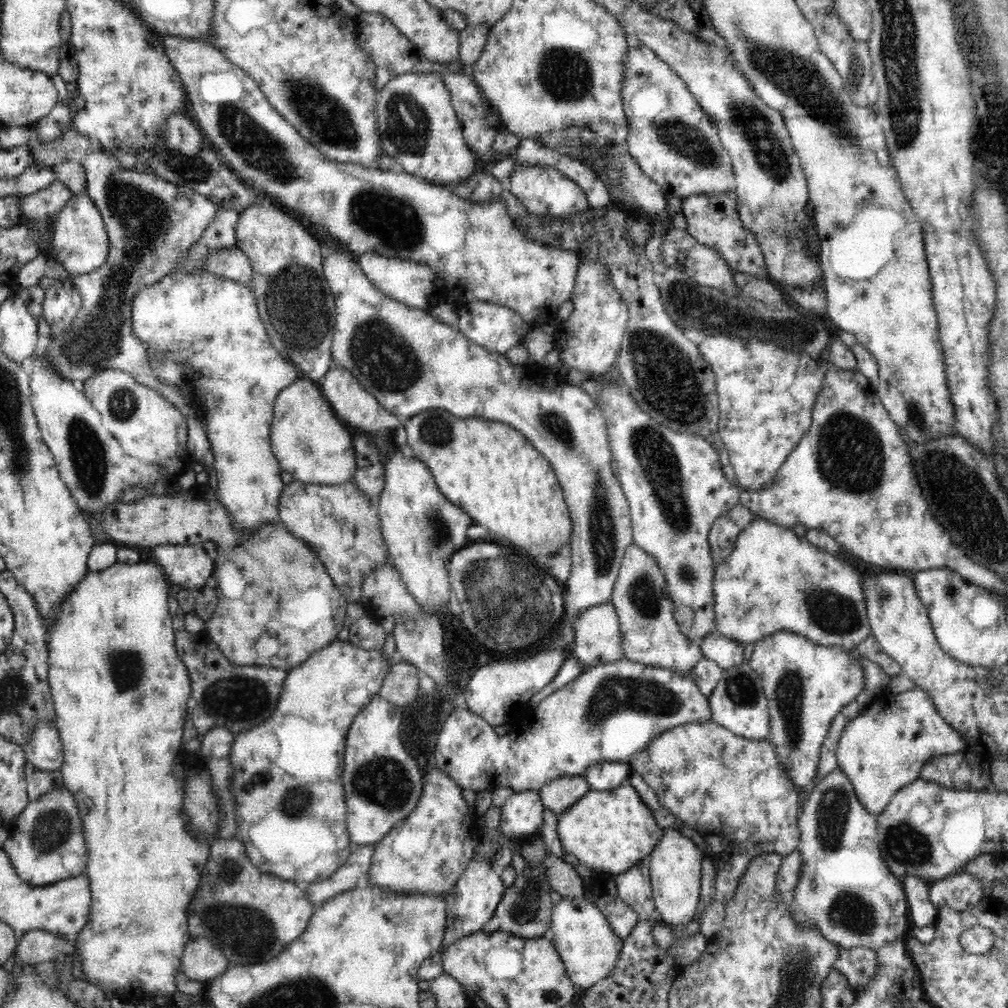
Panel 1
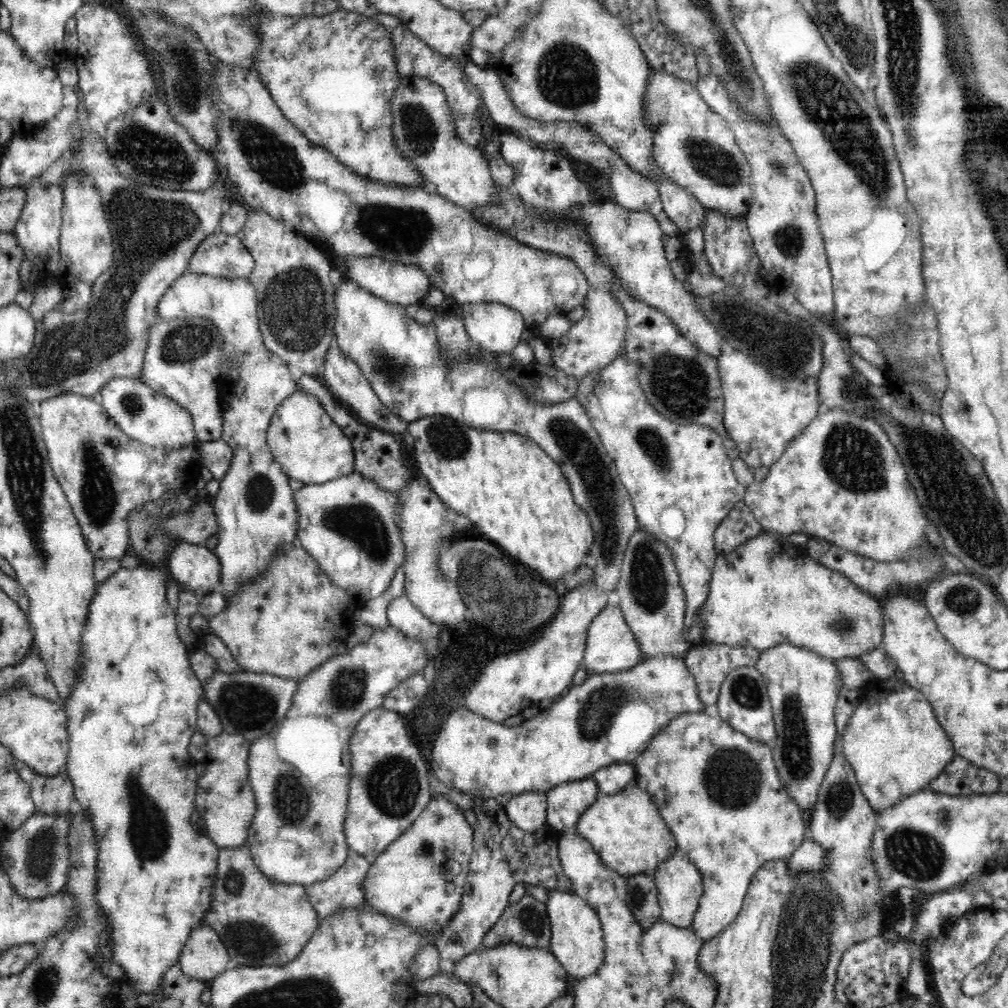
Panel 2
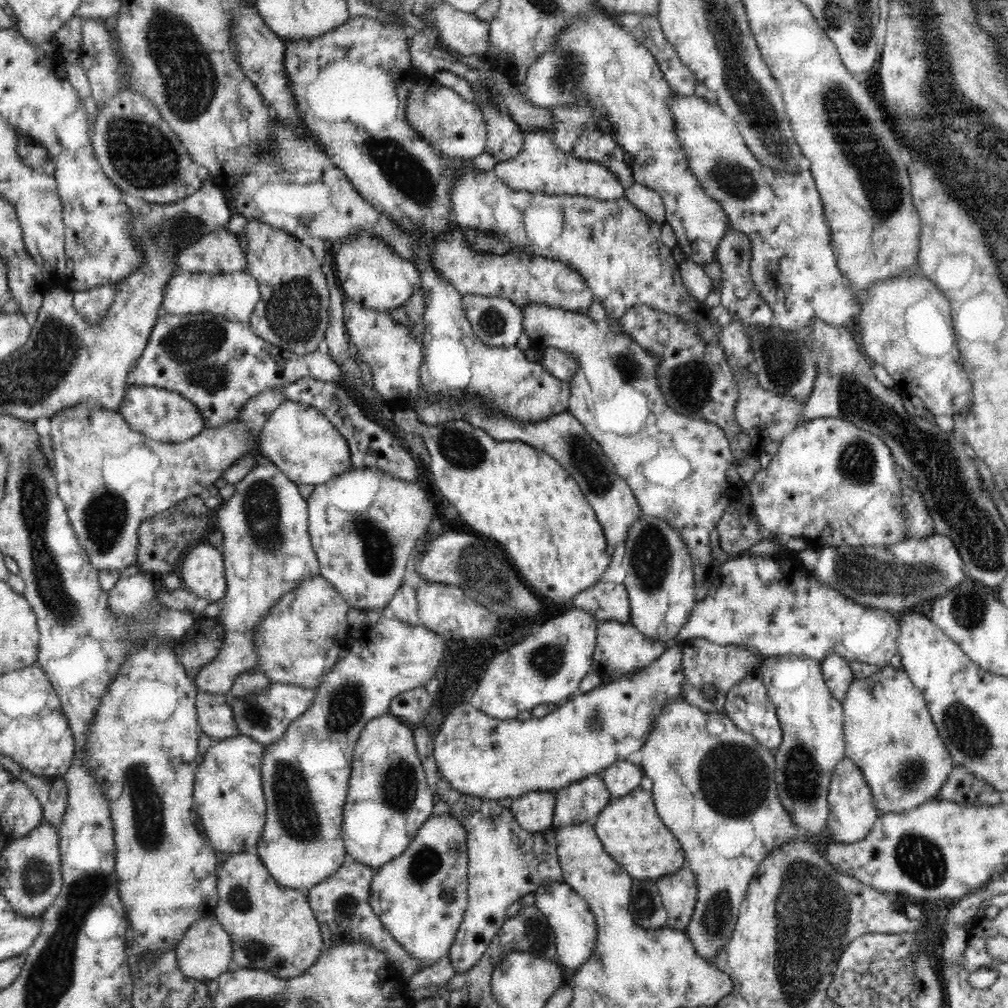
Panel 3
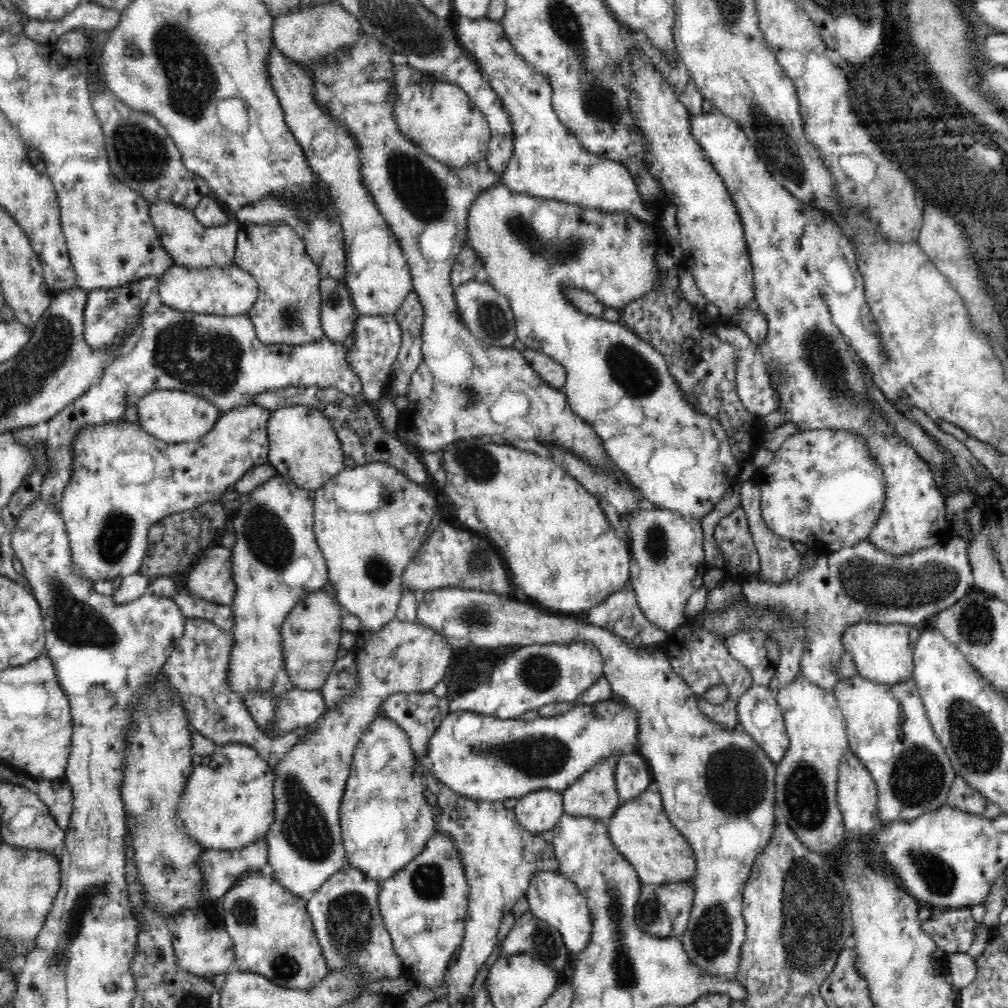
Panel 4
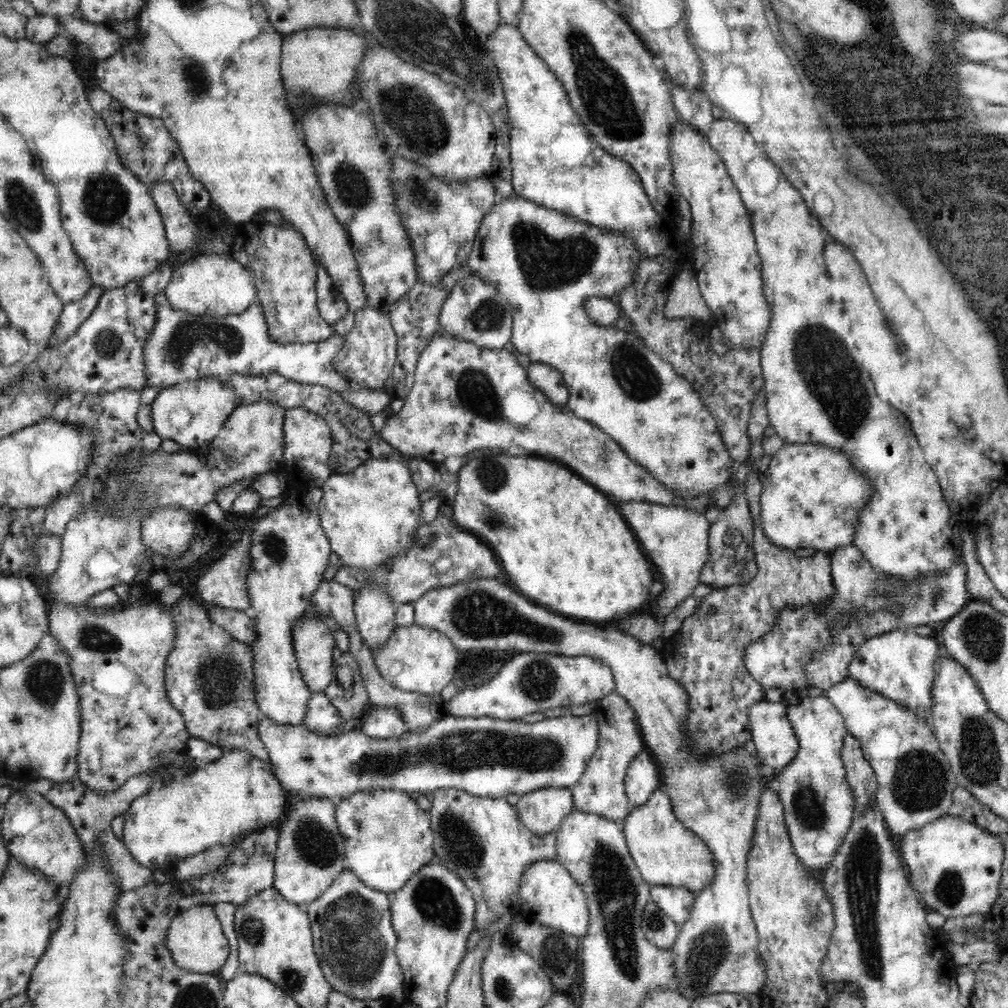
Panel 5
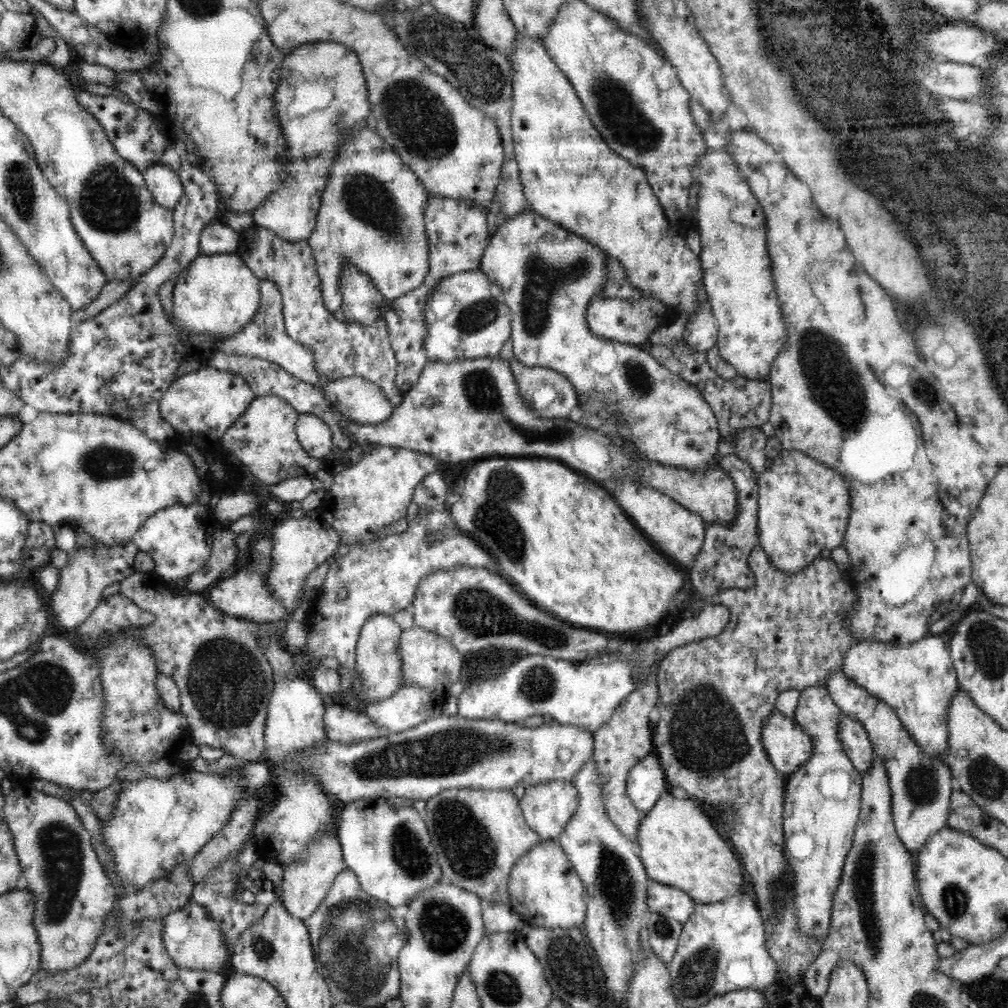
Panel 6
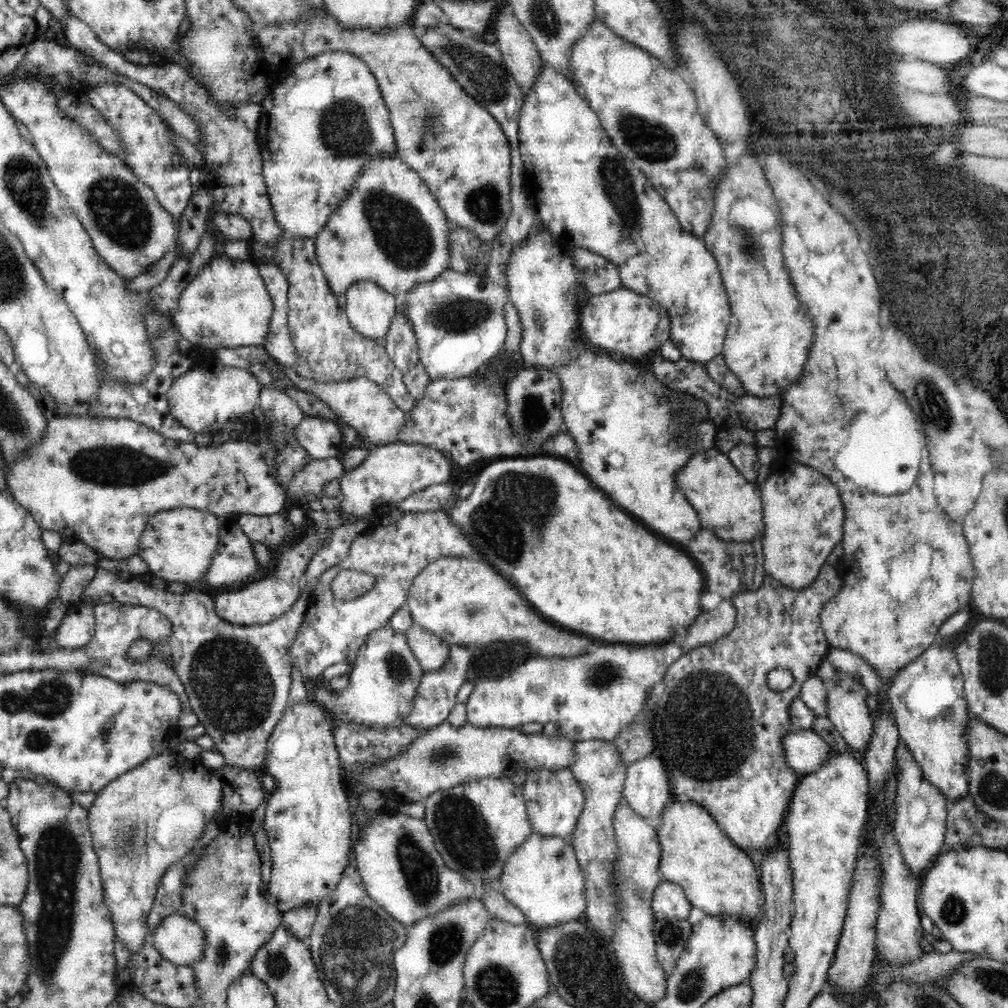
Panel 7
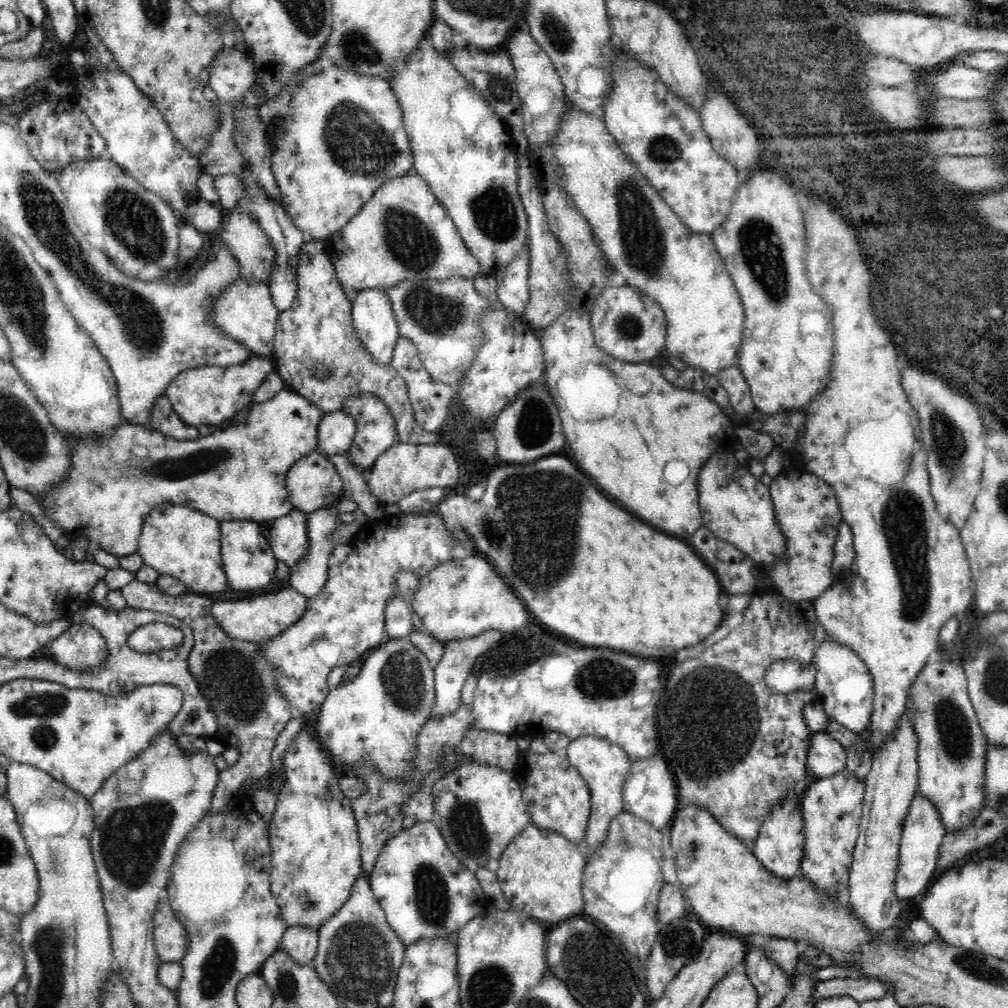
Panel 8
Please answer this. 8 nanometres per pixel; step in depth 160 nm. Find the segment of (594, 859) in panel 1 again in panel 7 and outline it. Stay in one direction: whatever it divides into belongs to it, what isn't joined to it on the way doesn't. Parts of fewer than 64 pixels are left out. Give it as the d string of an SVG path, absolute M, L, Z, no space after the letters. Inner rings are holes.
M674 799L661 816L662 824L655 830L661 846L661 880L679 884L691 907L698 907L710 916L736 916L754 925L762 916L764 893L750 854L736 846L714 817L694 801Z

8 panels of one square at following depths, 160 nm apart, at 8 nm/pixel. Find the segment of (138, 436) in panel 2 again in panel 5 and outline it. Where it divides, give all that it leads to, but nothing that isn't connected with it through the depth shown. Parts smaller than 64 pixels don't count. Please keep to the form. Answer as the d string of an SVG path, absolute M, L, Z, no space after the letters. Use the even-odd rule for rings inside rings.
M217 378L188 380L163 388L151 404L154 432L162 439L171 439L182 448L196 450L208 446L226 424L237 404L233 387Z

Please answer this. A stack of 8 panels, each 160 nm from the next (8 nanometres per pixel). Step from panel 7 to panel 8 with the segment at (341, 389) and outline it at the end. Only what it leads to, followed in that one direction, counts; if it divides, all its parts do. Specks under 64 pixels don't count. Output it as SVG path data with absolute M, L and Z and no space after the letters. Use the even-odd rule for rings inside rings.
M370 393L350 395L342 403L341 412L350 415L356 421L356 436L350 451L346 453L349 455L350 463L354 463L363 472L366 472L366 469L369 471L378 456L398 442L396 420L389 412L384 401Z

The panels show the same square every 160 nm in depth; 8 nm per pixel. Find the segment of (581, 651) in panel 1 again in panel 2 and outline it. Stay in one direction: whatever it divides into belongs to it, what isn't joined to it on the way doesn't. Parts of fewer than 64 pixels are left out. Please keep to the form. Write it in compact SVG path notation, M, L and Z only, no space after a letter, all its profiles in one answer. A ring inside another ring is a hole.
M616 590L609 594L606 608L595 616L588 627L586 648L584 649L583 664L587 670L595 673L613 673L632 668L644 660L642 651L639 650L638 641L632 634L625 616L619 605L619 594Z

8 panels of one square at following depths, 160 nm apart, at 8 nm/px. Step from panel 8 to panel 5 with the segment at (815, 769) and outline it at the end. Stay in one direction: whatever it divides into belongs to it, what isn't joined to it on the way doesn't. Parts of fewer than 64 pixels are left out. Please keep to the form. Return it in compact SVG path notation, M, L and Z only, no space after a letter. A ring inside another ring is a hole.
M768 699L759 700L749 706L749 727L751 732L752 750L762 762L779 773L791 760L794 760L799 749L799 742L787 717L786 705Z

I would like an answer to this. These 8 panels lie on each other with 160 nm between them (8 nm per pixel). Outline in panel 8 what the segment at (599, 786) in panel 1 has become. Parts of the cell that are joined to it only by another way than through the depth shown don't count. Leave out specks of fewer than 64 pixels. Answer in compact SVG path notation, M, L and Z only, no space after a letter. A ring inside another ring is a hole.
M660 756L635 760L631 763L630 772L622 792L623 807L626 812L639 819L648 821L656 828L671 826L675 812L678 810L678 787L675 775L670 769L669 762Z

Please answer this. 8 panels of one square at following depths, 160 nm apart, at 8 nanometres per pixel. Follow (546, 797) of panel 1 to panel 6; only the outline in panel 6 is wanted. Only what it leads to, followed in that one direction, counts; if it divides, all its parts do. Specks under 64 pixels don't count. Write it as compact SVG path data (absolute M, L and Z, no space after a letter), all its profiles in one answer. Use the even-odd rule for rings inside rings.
M654 662L640 689L636 689L628 698L622 700L614 709L610 720L602 724L595 732L593 761L600 775L602 802L610 820L630 841L636 843L638 827L642 814L627 795L626 780L631 768L646 755L654 752L653 730L650 728L650 716L655 712L659 698L657 673L660 662Z

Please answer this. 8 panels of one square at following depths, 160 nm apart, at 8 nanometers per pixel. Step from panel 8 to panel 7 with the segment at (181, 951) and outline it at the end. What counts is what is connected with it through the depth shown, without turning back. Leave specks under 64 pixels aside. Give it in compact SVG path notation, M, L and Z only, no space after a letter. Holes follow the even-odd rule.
M184 913L166 915L150 940L160 955L181 970L189 970L204 955L204 929Z

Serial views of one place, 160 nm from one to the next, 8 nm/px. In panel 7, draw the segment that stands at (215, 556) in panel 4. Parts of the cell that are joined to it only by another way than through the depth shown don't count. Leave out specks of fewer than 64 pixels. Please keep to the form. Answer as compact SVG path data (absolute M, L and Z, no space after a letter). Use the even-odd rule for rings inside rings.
M316 529L314 534L304 536L296 548L280 550L274 553L274 562L271 565L269 576L248 583L246 587L234 591L218 594L214 599L214 608L218 616L238 625L266 624L282 616L294 604L301 591L300 581L303 572L307 569L312 556L323 547L326 547L331 538L330 529Z

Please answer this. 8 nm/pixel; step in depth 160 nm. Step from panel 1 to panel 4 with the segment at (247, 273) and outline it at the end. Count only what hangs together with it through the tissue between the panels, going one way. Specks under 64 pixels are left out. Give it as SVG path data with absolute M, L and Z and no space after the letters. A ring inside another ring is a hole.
M167 200L150 204L150 218L162 246L178 266L212 268L212 266L224 267L235 264L237 236L242 225L238 220L208 228L196 220L192 211Z

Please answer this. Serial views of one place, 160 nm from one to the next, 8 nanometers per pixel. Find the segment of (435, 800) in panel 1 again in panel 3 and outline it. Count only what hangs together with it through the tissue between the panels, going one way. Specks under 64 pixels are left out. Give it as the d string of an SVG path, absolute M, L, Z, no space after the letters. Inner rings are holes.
M449 813L431 814L418 829L406 850L400 856L386 862L371 880L370 905L384 929L402 945L407 952L418 958L423 968L430 968L440 958L449 956L450 945L456 939L460 924L464 918L468 903L468 845L466 829L456 817Z

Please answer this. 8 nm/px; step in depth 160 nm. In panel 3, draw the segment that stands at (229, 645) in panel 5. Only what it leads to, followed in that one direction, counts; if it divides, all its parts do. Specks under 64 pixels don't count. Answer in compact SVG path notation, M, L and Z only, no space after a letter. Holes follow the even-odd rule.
M197 615L192 628L184 636L177 638L174 653L186 673L194 679L197 686L197 674L200 667L209 663L218 654L225 641L225 627L219 618L204 618ZM197 686L196 708L200 732L206 733L215 742L240 735L224 695L200 691Z

